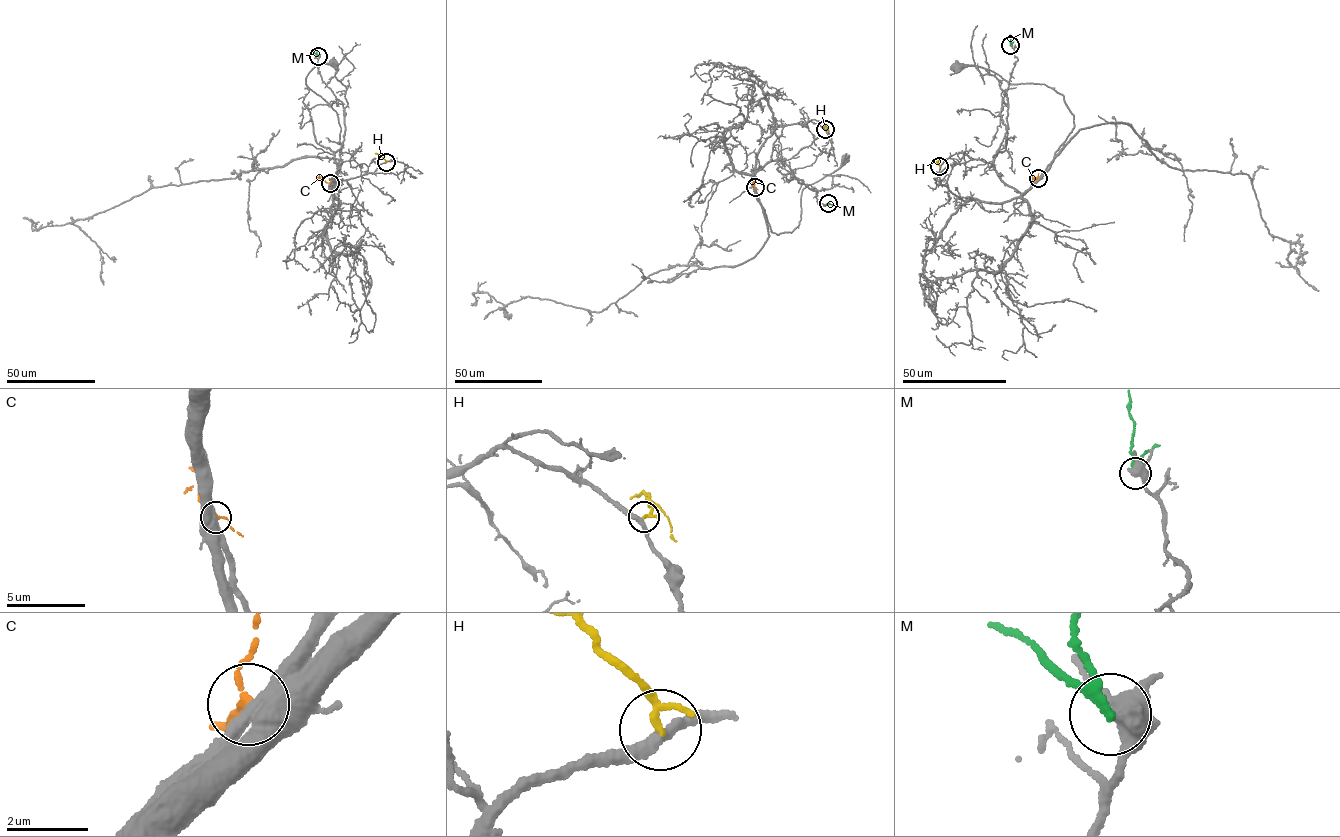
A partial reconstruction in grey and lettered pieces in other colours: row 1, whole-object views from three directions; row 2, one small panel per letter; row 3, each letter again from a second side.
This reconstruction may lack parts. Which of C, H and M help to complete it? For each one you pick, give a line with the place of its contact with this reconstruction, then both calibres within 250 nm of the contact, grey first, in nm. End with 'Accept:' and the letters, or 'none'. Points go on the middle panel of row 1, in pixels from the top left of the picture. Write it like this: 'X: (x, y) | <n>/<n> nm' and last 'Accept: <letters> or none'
H: (825, 129) | 280/140 nm
Accept: H

